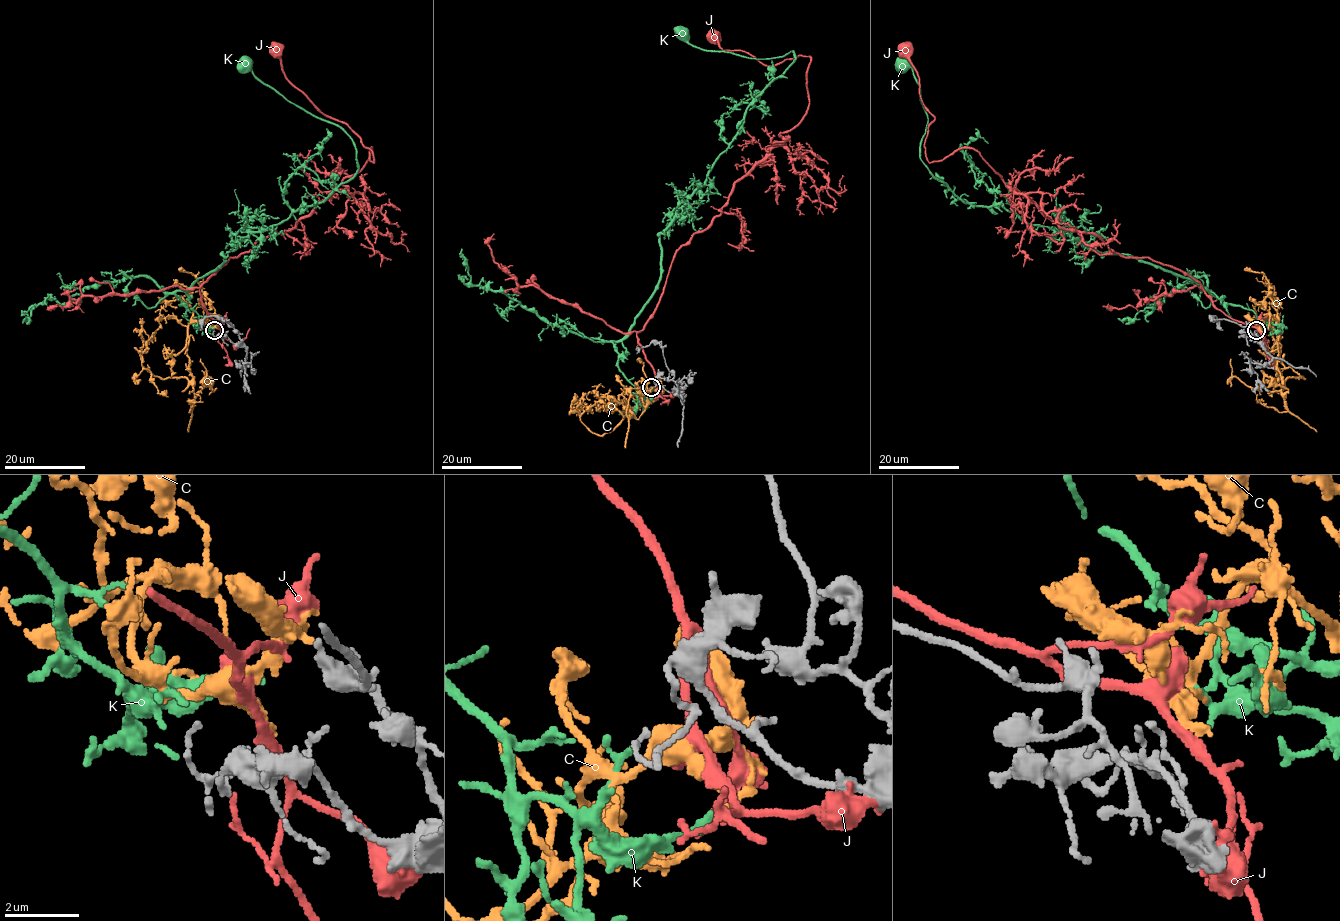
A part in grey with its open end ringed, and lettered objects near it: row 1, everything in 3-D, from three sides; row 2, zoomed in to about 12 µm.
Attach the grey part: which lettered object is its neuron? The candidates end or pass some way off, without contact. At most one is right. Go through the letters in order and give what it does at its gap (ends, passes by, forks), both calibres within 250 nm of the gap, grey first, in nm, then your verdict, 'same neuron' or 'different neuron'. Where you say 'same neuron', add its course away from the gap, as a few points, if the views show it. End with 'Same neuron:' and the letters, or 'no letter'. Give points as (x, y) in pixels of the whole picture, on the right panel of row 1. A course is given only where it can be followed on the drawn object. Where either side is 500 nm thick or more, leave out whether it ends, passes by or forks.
C: it forks there; 140 nm thick on the grey side, 340 nm on the other; same neuron; it runs (1257, 328), (1268, 314), (1277, 321), (1277, 370), (1283, 380), (1305, 378), (1280, 369), (1270, 393), (1280, 394)
J: it forks there; 140 nm thick on the grey side, 440 nm on the other; different neuron
K: it passes by; 140 nm thick on the grey side, 120 nm on the other; different neuron
Same neuron: C

